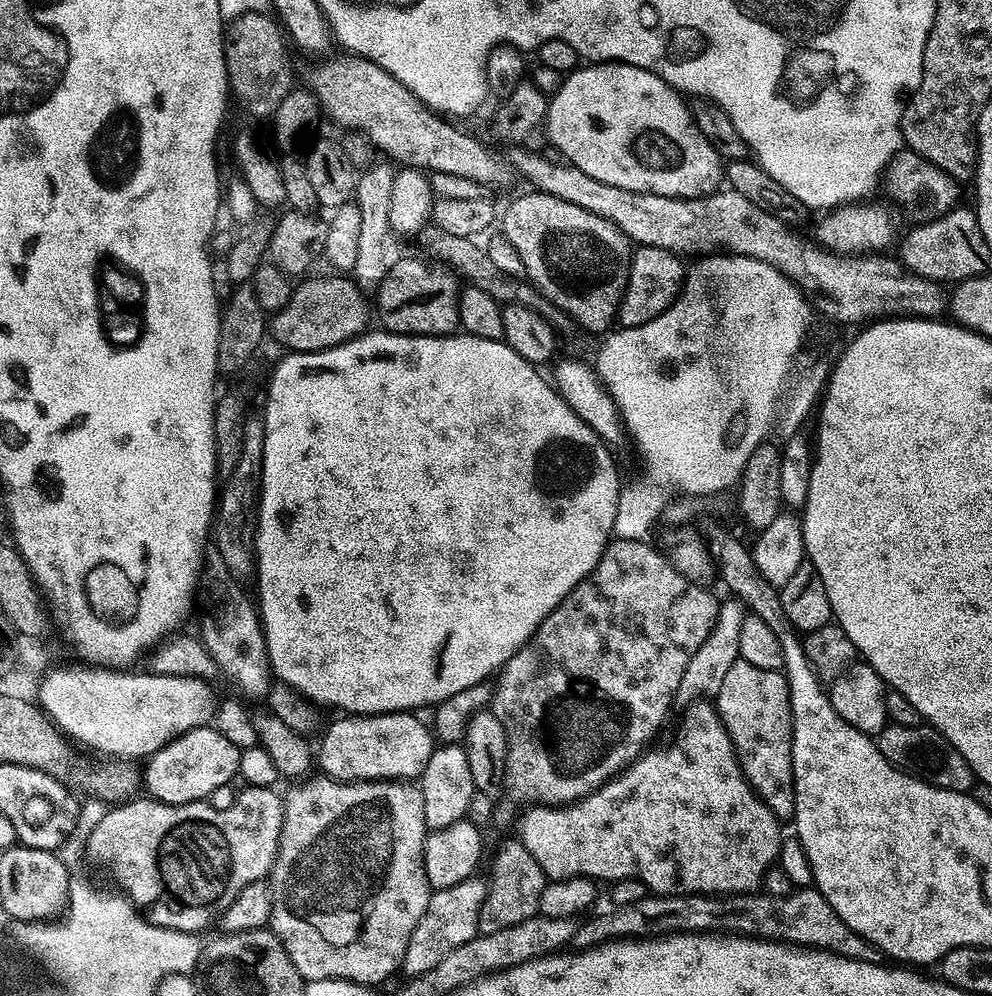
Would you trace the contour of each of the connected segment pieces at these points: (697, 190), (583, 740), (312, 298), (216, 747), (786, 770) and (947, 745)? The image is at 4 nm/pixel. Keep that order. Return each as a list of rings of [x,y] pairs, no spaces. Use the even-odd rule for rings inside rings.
[[[592,62],[587,66],[577,68],[575,72],[567,73],[560,89],[550,97],[546,132],[548,128],[548,136],[552,139],[553,146],[561,152],[559,155],[567,163],[578,166],[578,170],[583,170],[586,174],[590,174],[590,178],[598,178],[598,182],[610,182],[610,186],[622,186],[622,190],[653,192],[659,196],[678,196],[681,198],[708,196],[711,192],[715,192],[721,187],[722,157],[717,154],[715,146],[702,134],[702,130],[698,130],[698,126],[692,121],[691,107],[686,103],[686,100],[684,104],[684,100],[685,97],[681,93],[671,88],[661,76],[656,76],[653,72],[647,72],[633,64]]]
[[[609,540],[594,570],[590,570],[590,574],[586,574],[586,578],[582,578],[582,582],[578,582],[578,586],[574,586],[570,594],[566,594],[564,601],[541,622],[536,633],[504,663],[504,667],[495,677],[490,710],[496,715],[498,722],[502,722],[508,735],[508,753],[504,759],[502,784],[503,787],[508,787],[508,792],[514,799],[534,800],[530,802],[540,806],[575,804],[577,800],[597,792],[603,784],[619,776],[633,760],[639,760],[645,749],[651,745],[648,743],[655,738],[656,731],[663,726],[664,719],[676,700],[678,682],[682,682],[682,674],[686,674],[686,665],[698,646],[702,646],[702,642],[706,642],[706,638],[710,638],[714,630],[721,601],[716,600],[714,593],[707,592],[703,583],[687,580],[663,551],[659,552],[650,545],[648,540]]]
[[[332,274],[336,276],[316,276],[313,280],[308,280],[309,278],[304,278],[299,281],[293,287],[292,293],[289,296],[289,300],[280,309],[273,311],[270,316],[270,336],[277,340],[278,343],[284,347],[284,350],[288,352],[324,352],[328,348],[336,348],[338,345],[343,344],[346,340],[354,340],[357,336],[361,335],[369,327],[368,324],[368,312],[370,316],[370,304],[368,304],[365,295],[360,291],[360,287],[356,284],[356,281],[349,278],[344,274]]]
[[[215,726],[195,728],[147,757],[142,782],[146,792],[148,788],[147,795],[164,804],[204,802],[218,786],[230,784],[234,774],[240,771],[240,753],[241,749],[236,748],[234,742],[222,738]]]
[[[738,659],[734,666],[730,666],[722,690],[715,694],[714,707],[730,734],[736,760],[752,791],[777,820],[791,821],[796,815],[796,795],[792,773],[792,707],[787,676],[783,671],[763,669]]]
[[[889,722],[882,731],[875,733],[874,739],[882,758],[886,758],[895,768],[901,768],[909,776],[917,776],[936,788],[971,793],[974,777],[970,762],[966,762],[966,758],[958,754],[955,746],[938,729],[924,722],[918,726],[902,726]]]

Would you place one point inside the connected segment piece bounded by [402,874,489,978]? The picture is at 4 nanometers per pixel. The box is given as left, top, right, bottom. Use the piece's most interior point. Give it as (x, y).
(451, 919)

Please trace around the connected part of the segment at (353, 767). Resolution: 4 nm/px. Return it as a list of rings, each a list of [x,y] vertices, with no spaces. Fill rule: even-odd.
[[[381,712],[375,716],[361,716],[359,714],[341,715],[341,720],[336,720],[324,732],[324,737],[320,740],[320,748],[318,744],[318,768],[323,775],[331,776],[334,780],[402,780],[411,781],[413,778],[419,777],[423,772],[426,762],[430,762],[434,751],[434,732],[433,729],[427,728],[422,722],[418,722],[418,718],[412,712]]]

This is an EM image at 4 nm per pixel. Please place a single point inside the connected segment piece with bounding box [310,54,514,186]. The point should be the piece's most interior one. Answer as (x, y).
(359, 96)

